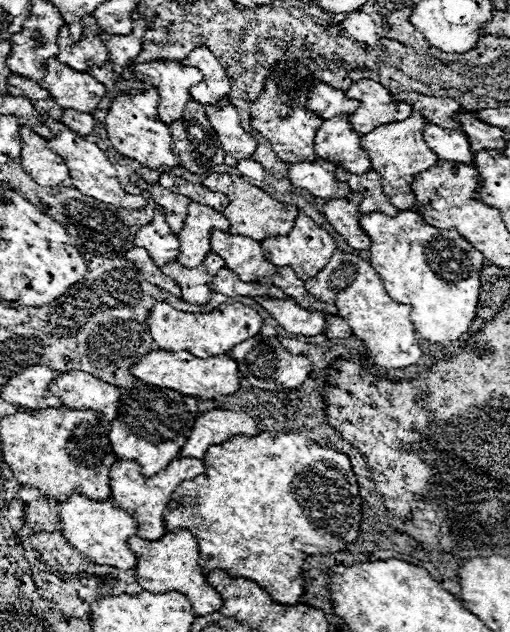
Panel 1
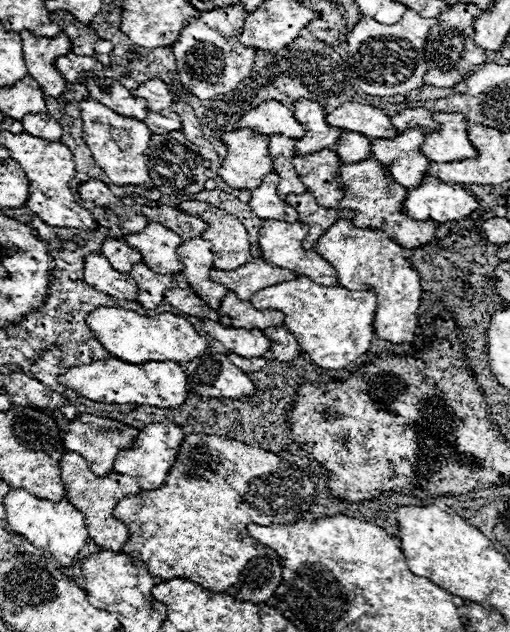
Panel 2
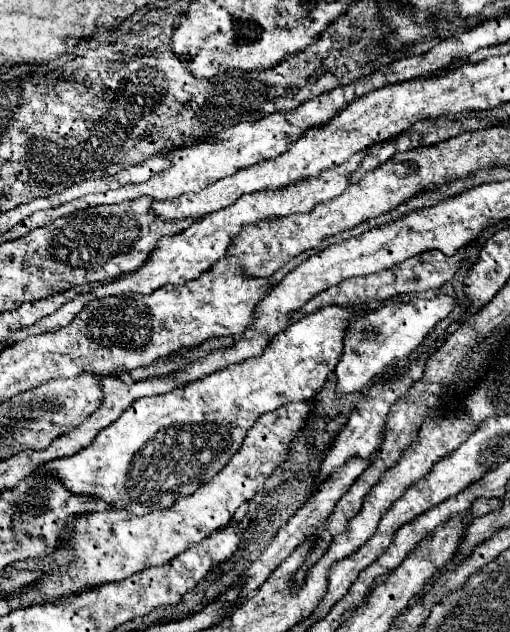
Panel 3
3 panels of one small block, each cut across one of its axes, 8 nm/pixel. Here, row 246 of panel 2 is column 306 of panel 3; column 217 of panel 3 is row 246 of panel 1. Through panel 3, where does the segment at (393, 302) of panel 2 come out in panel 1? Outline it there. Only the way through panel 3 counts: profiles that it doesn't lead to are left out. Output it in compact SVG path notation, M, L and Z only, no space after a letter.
M400 210L396 218L368 212L362 214L360 226L372 240L370 264L380 274L388 296L412 306L410 320L416 332L430 342L458 340L476 318L484 256L456 230L430 226L414 210Z

